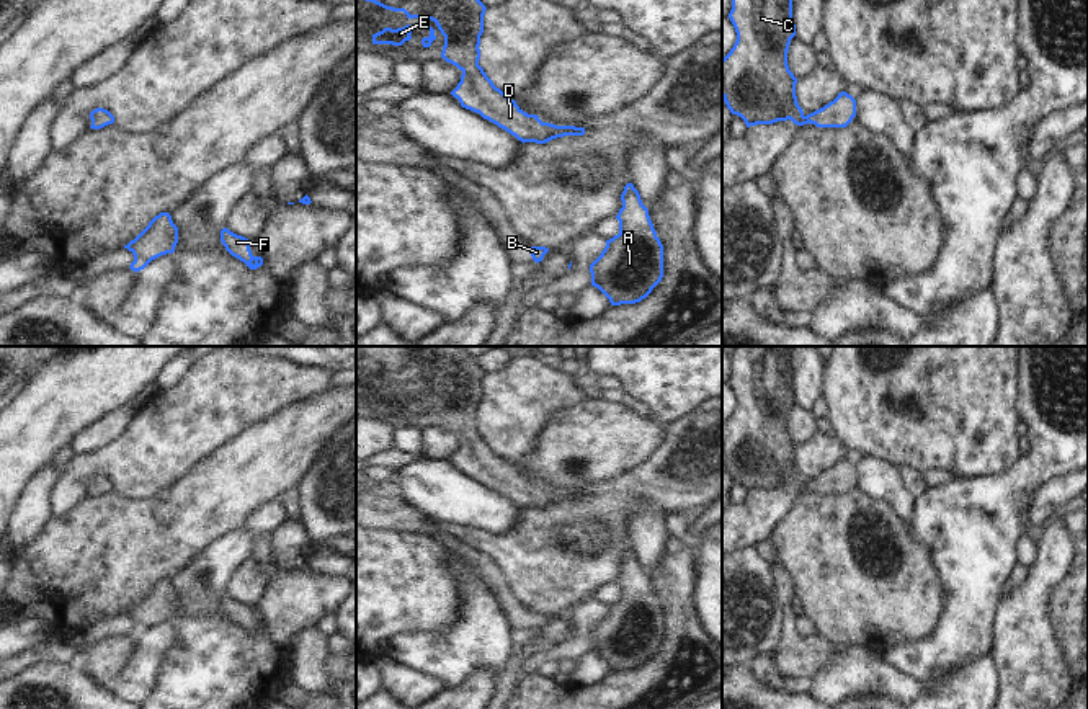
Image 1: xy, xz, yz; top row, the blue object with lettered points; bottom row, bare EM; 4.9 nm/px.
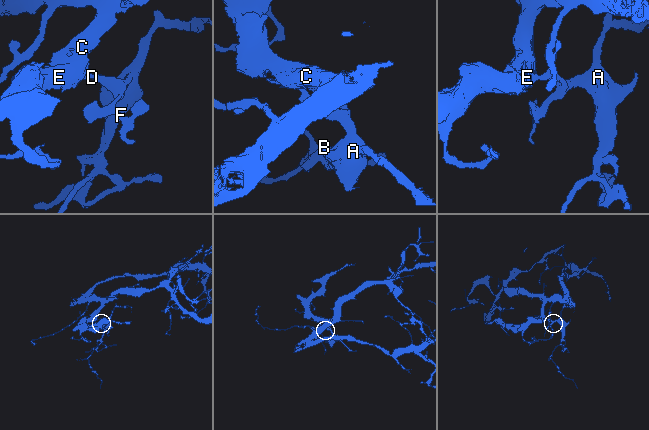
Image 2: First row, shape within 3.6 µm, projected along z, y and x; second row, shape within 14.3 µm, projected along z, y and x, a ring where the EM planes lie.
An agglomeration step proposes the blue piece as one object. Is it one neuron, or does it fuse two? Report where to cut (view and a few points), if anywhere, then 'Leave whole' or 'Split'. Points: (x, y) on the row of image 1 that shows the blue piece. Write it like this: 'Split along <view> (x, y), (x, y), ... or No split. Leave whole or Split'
No split. Leave whole

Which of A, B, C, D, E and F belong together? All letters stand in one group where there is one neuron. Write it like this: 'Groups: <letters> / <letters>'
Groups: A B C D E F

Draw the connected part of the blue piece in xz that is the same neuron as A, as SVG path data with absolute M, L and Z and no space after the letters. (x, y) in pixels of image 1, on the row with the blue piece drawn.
M632 183L621 194L622 207L616 219L619 234L606 240L601 255L590 265L591 286L598 288L611 305L635 304L645 299L663 278L663 245L657 237L649 209Z

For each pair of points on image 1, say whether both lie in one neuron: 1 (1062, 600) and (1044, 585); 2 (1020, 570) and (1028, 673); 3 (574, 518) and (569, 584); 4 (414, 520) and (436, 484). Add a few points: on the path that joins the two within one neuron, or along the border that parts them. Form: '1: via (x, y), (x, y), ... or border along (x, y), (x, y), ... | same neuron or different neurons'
1: border along (1070, 566), (1047, 600), (1049, 628) | different neurons
2: border along (1030, 567), (1025, 579), (1015, 587) | different neurons
3: via (574, 535), (579, 541), (569, 551), (569, 567) | same neuron
4: border along (402, 499), (428, 518) | different neurons

